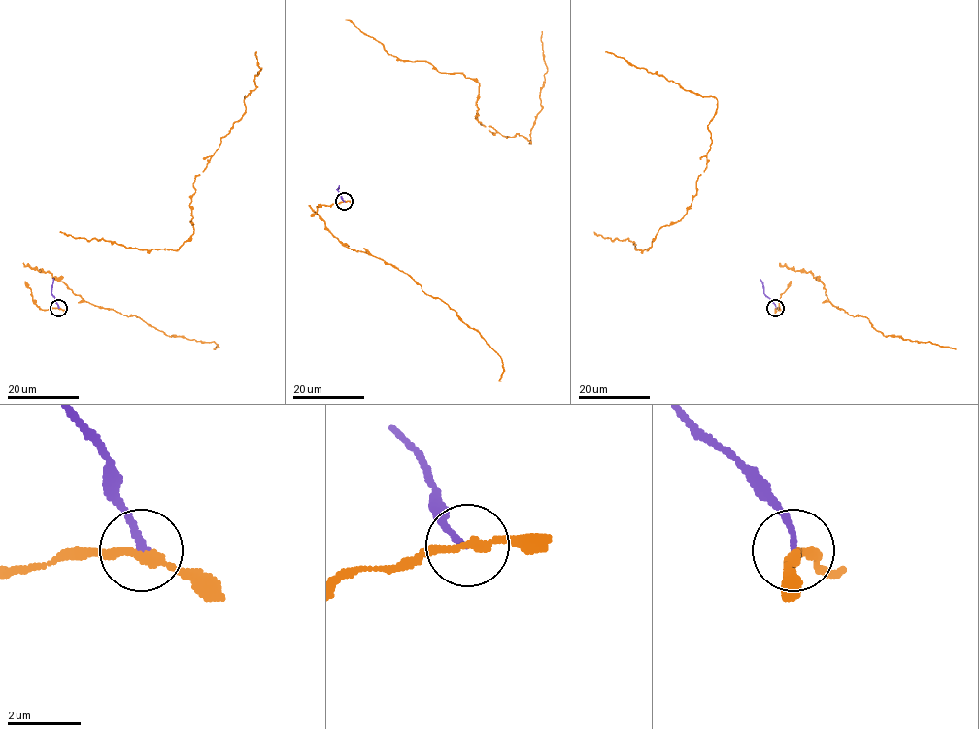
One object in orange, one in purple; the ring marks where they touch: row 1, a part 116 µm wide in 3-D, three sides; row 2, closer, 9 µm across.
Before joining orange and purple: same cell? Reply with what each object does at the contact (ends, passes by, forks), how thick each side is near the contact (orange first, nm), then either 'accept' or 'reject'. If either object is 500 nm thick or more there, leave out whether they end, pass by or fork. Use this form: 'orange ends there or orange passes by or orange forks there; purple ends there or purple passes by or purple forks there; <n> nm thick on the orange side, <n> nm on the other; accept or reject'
orange passes by; purple ends there; 240 nm thick on the orange side, 150 nm on the other; reject

